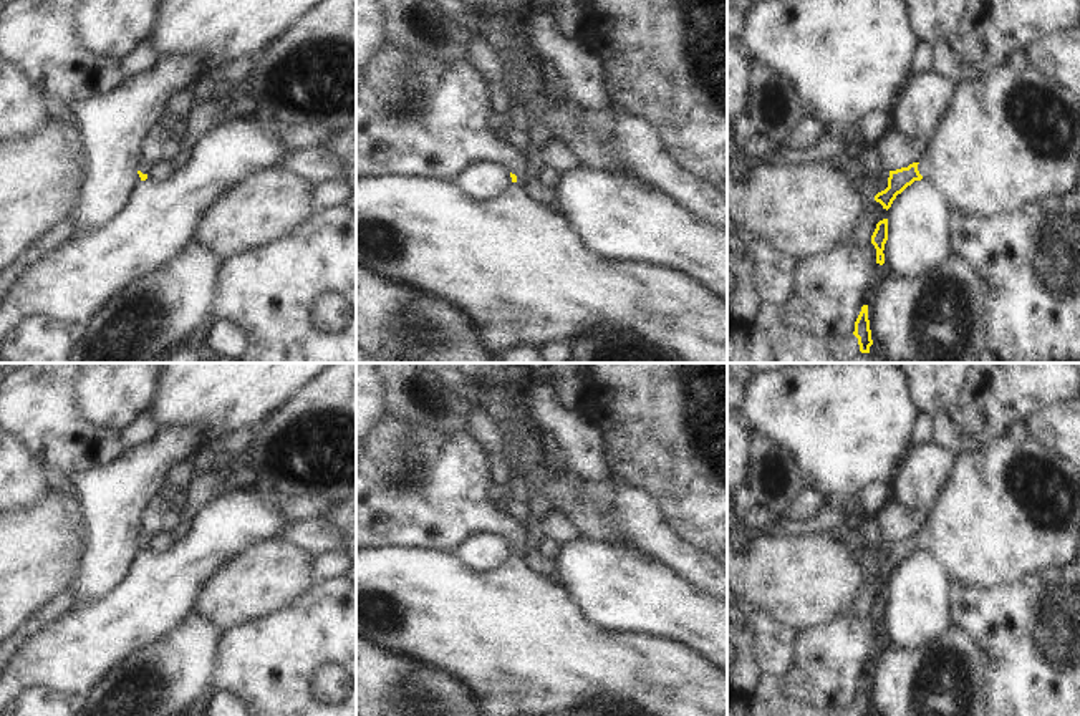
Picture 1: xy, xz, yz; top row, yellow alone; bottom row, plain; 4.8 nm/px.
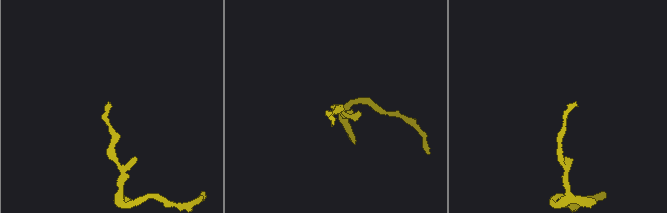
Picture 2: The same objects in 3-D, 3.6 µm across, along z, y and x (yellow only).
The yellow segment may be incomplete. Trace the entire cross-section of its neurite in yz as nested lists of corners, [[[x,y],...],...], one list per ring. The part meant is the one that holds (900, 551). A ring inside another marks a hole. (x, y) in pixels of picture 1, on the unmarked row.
[[[1005,436],[972,449],[954,461],[923,530],[890,542],[888,559],[878,564],[875,572],[888,582],[898,565],[921,550],[928,552],[954,583],[967,588],[1015,585],[1034,572],[1062,565],[1080,554],[1080,472],[1034,438],[1019,443]]]

